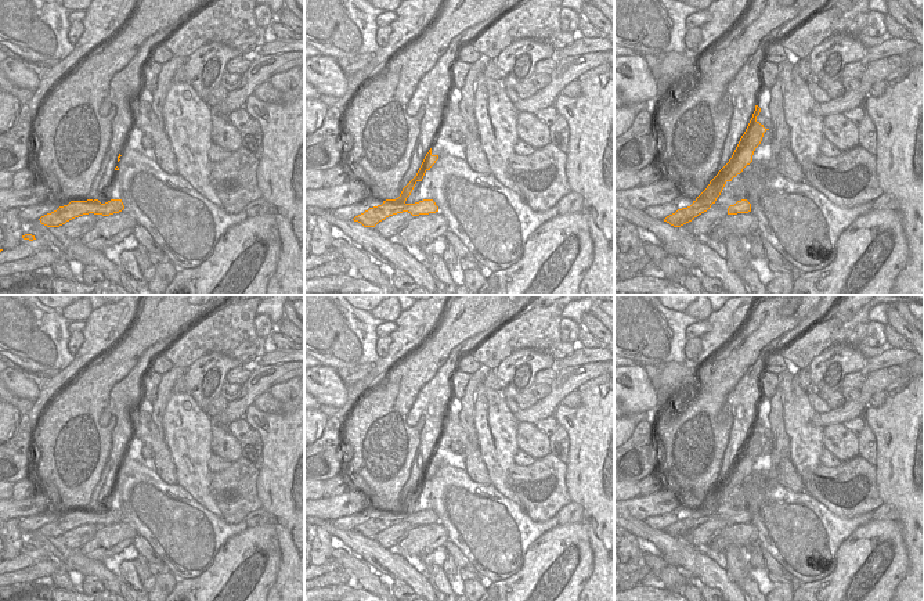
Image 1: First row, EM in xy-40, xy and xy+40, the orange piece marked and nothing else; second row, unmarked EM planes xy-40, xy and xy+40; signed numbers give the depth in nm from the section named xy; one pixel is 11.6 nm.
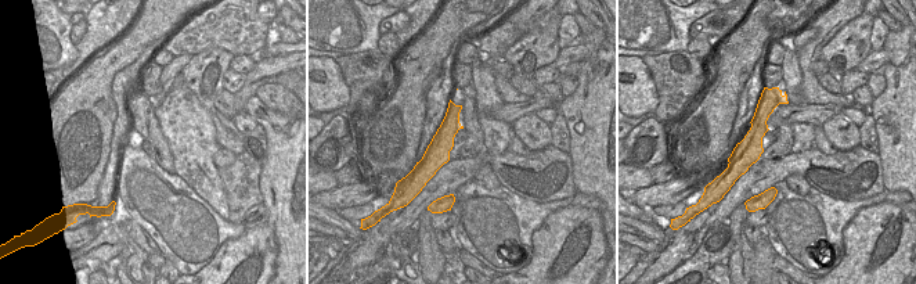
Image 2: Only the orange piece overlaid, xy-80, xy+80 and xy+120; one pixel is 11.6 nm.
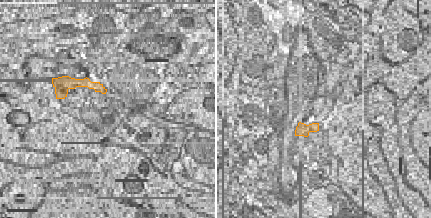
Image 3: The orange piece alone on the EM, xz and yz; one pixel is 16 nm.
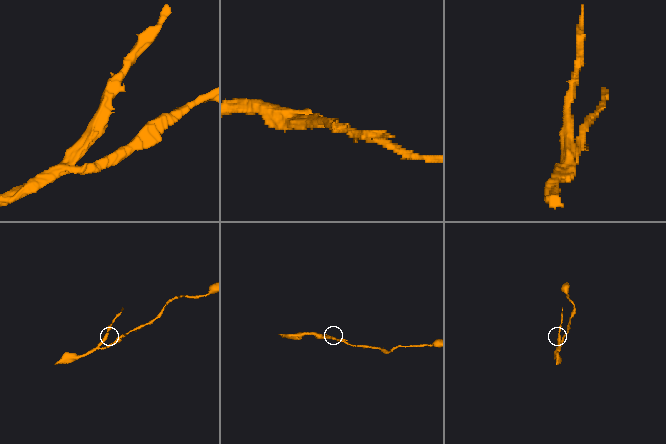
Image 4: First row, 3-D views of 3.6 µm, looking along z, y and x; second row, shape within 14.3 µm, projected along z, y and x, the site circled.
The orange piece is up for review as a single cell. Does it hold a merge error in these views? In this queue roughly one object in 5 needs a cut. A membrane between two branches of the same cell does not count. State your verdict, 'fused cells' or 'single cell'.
fused cells

